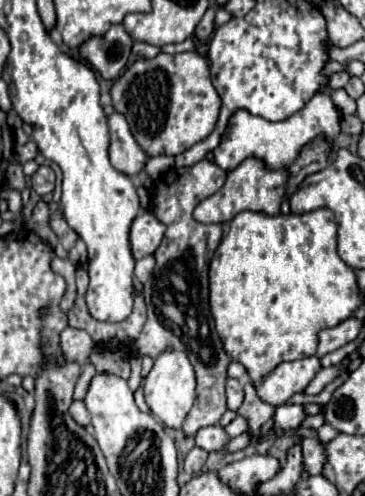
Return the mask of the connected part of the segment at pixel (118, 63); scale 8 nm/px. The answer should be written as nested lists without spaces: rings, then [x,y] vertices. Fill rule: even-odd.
[[[114,24],[104,36],[88,38],[78,48],[78,54],[94,70],[98,70],[104,80],[116,80],[128,64],[132,46],[134,40],[132,36],[128,36],[128,32],[124,32],[124,26]]]

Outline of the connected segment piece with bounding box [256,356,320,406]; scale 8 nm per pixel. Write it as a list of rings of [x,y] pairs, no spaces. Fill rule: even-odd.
[[[316,356],[278,364],[264,380],[260,380],[260,384],[256,384],[258,398],[272,406],[286,404],[296,392],[304,392],[318,370],[320,360]]]

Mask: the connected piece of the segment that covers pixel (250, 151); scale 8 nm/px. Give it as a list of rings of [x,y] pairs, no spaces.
[[[318,92],[300,112],[286,118],[284,122],[270,122],[266,118],[252,116],[246,110],[238,110],[230,118],[228,128],[218,148],[214,150],[214,162],[228,172],[234,170],[242,160],[254,156],[266,160],[268,168],[286,168],[298,158],[302,146],[312,142],[318,134],[324,134],[328,140],[332,140],[338,132],[340,132],[340,112],[326,92]]]

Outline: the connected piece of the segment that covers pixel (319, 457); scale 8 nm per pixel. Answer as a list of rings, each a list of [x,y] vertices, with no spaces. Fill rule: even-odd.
[[[304,436],[302,450],[304,450],[304,468],[312,476],[320,474],[324,470],[324,460],[328,460],[328,456],[324,456],[324,444],[318,438]]]

